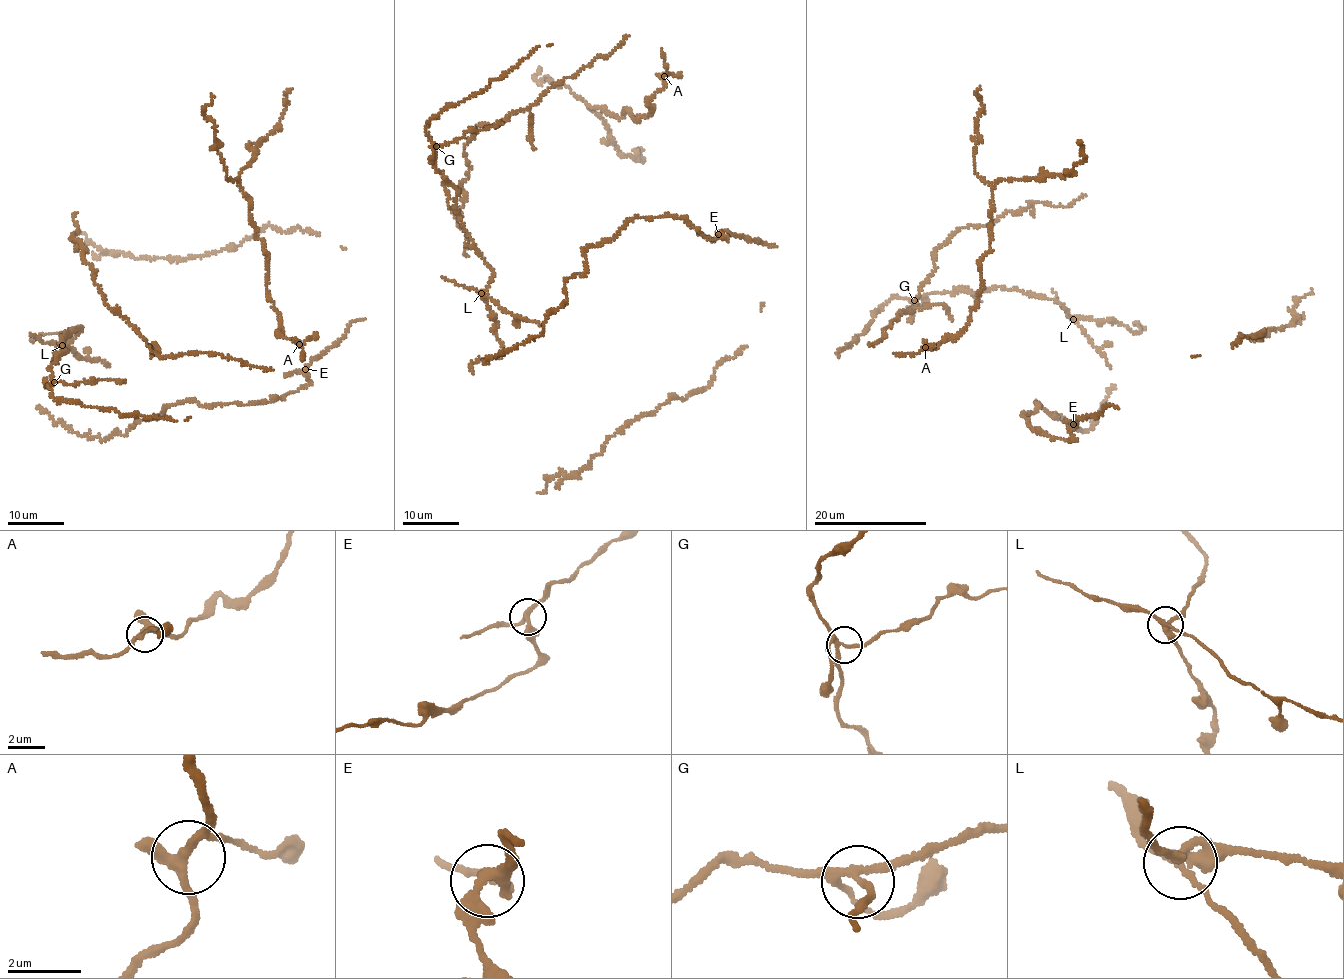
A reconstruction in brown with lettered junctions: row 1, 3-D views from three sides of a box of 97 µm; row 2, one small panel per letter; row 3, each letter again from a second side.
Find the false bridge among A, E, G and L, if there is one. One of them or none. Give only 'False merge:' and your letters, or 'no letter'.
False merge: L

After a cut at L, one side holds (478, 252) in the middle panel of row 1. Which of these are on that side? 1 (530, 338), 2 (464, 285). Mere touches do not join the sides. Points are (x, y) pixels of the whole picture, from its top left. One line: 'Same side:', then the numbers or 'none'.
Same side: 1

